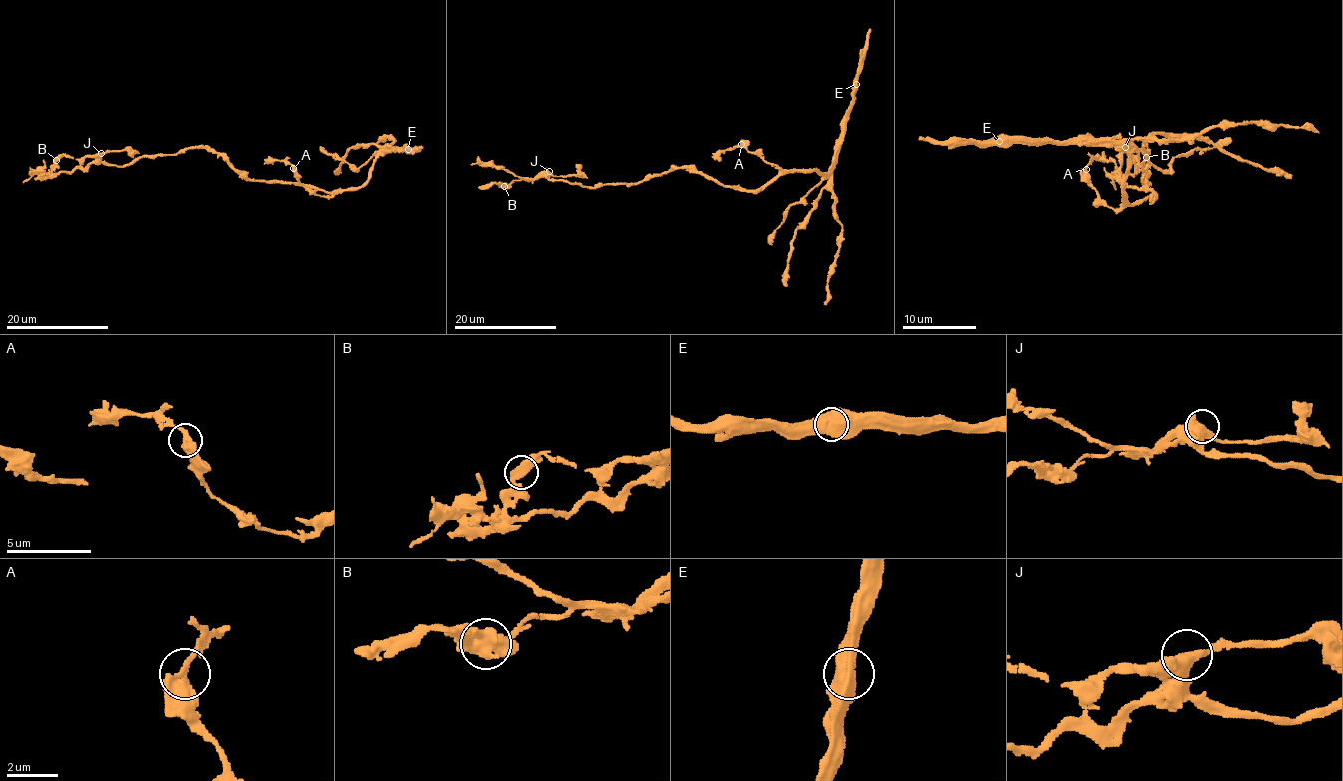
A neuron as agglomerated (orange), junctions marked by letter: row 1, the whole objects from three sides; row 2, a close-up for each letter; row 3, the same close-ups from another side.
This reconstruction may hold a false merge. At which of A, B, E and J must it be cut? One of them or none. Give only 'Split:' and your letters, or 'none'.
Split: E

